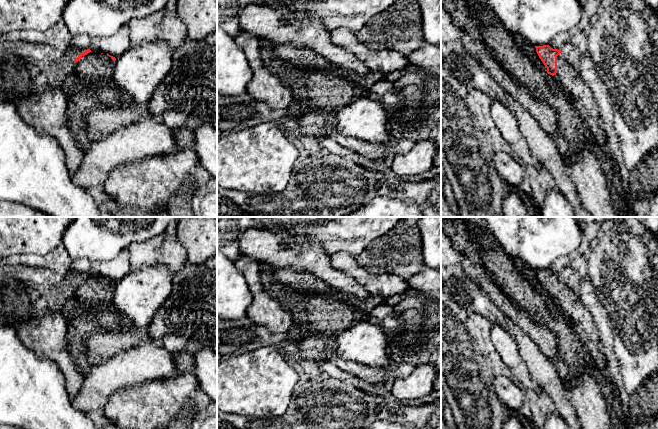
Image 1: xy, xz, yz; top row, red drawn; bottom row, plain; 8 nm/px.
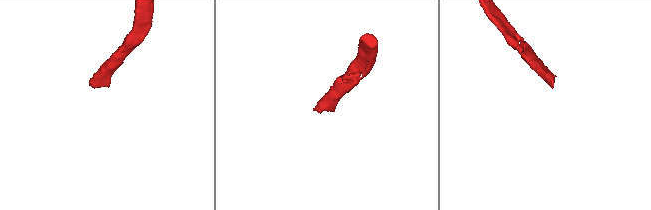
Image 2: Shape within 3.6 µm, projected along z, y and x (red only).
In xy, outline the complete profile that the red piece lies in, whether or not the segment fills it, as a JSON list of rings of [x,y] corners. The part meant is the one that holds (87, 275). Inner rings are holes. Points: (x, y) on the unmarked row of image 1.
[[[91,275],[78,278],[71,296],[85,307],[111,307],[116,282],[110,279]]]

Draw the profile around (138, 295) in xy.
[[[161,264],[131,271],[116,282],[113,306],[118,312],[127,316],[137,328],[148,328],[155,312],[172,292],[172,280],[172,273]]]

